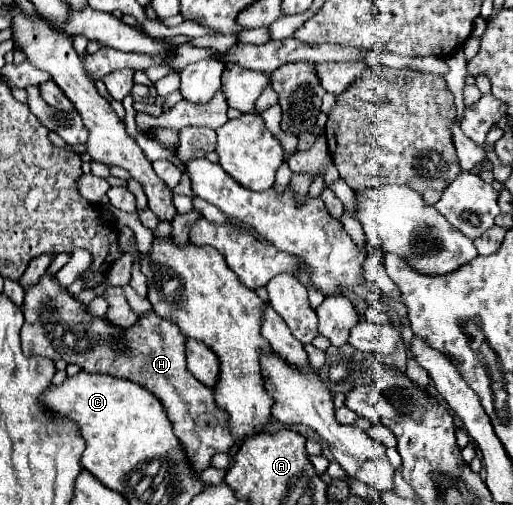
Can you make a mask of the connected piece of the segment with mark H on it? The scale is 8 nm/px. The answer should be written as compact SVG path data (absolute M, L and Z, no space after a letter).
M42 275L38 285L32 285L26 289L22 311L26 311L26 319L24 319L26 323L22 325L22 351L26 357L40 355L40 357L48 357L54 361L62 359L66 363L78 365L82 371L106 373L106 375L130 379L134 383L140 383L148 391L152 391L164 405L164 411L174 425L174 435L178 437L184 449L184 455L194 471L198 469L200 473L206 467L210 467L210 457L214 453L228 453L232 449L234 439L228 431L226 415L224 411L216 407L212 399L212 391L204 387L198 379L194 379L194 375L186 369L186 353L184 353L186 337L180 333L180 329L174 323L160 319L154 311L142 315L140 321L132 329L120 329L120 327L106 323L104 319L92 319L86 315L86 307L78 303L72 295L68 295L66 289L60 287L56 279L50 275Z

